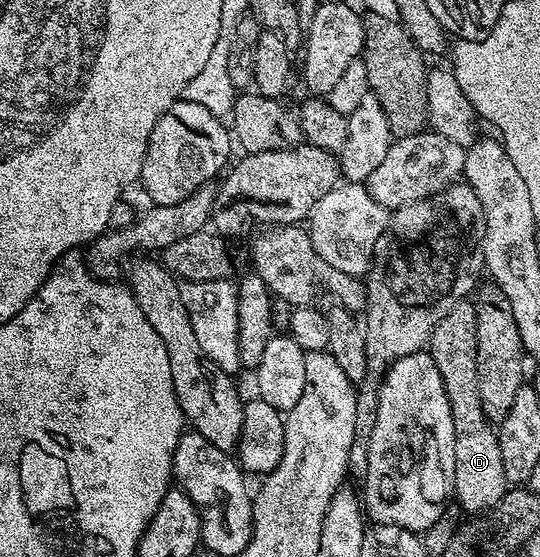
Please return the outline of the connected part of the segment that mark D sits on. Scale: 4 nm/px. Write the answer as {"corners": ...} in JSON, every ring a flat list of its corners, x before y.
{"corners":[[468,299,452,305,450,311,438,319,426,346,432,354,434,367,442,375,446,399,450,399,450,415,454,419,454,501,463,512,472,514,494,500,502,500,510,489,506,471,502,468,500,434,482,411,478,395,478,323,475,304]]}

